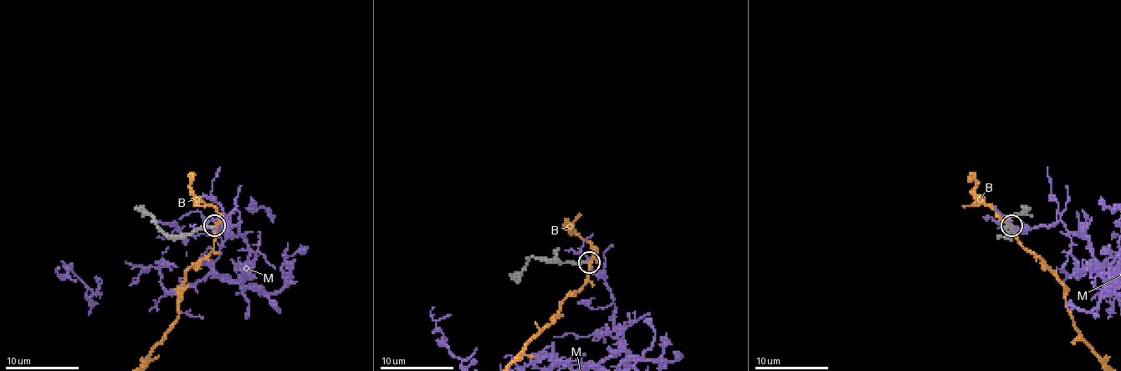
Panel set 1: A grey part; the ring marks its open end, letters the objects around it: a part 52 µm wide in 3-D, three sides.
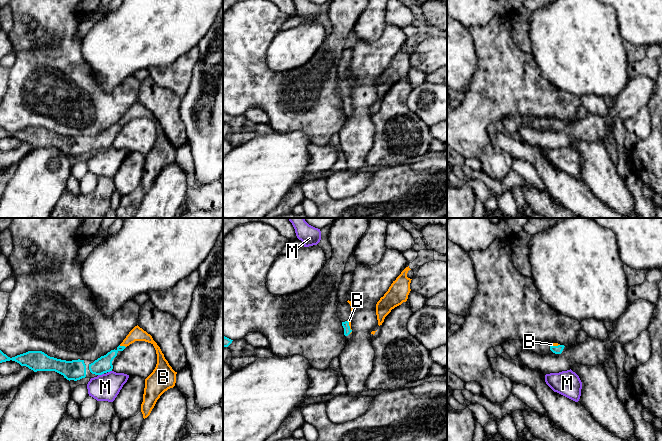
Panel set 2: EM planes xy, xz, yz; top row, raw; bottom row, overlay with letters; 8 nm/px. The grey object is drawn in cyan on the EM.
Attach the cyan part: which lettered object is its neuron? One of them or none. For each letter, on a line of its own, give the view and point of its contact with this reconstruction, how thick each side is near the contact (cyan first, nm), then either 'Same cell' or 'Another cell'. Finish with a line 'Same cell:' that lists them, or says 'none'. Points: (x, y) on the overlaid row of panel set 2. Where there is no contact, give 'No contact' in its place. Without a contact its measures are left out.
B: Touches cyan at xy (122, 346). Thickness 130 nm (cyan) against 110 nm. Same cell
M: Touches cyan at xy (100, 374). Thickness 130 nm (cyan) against 220 nm. Another cell
Same cell: B

